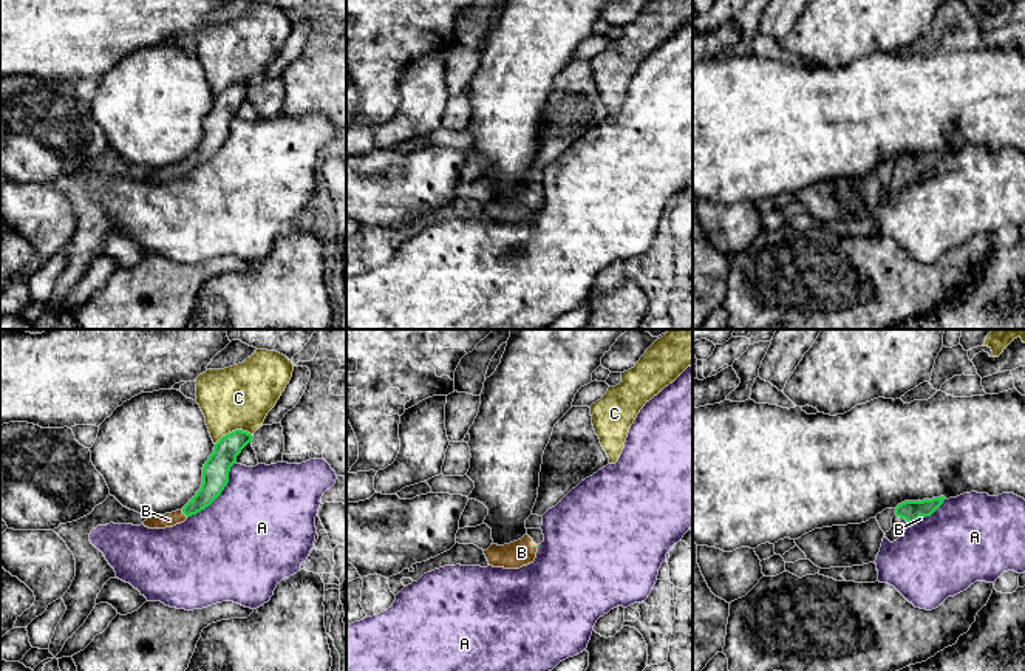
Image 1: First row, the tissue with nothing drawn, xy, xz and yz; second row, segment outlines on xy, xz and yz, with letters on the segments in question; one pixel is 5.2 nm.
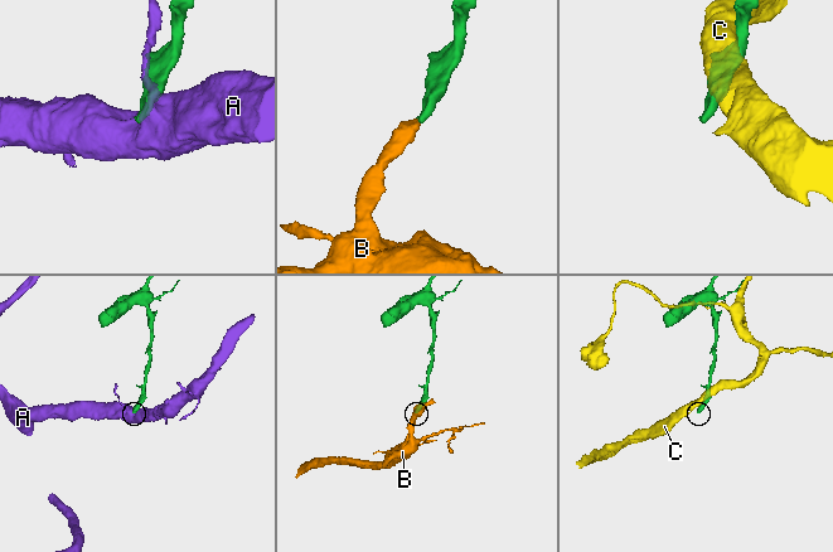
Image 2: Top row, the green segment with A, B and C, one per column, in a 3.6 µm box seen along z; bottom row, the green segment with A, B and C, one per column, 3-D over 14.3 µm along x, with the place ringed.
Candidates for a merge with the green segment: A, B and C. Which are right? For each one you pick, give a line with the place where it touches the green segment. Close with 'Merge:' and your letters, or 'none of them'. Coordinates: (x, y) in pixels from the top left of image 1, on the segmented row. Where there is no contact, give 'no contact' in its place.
B: contact xy (184, 514)
Merge: B

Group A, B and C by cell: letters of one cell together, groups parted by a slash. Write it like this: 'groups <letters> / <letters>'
groups A / B / C

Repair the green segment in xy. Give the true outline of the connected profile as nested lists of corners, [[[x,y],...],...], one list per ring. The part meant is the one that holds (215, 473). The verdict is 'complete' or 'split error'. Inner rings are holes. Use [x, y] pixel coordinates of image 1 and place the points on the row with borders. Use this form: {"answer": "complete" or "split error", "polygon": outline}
{"answer": "split error", "polygon": [[[243,430],[223,436],[203,467],[203,484],[196,495],[181,510],[147,516],[144,526],[148,529],[173,527],[209,507],[227,485],[230,467],[249,442],[252,442],[252,434]]]}

